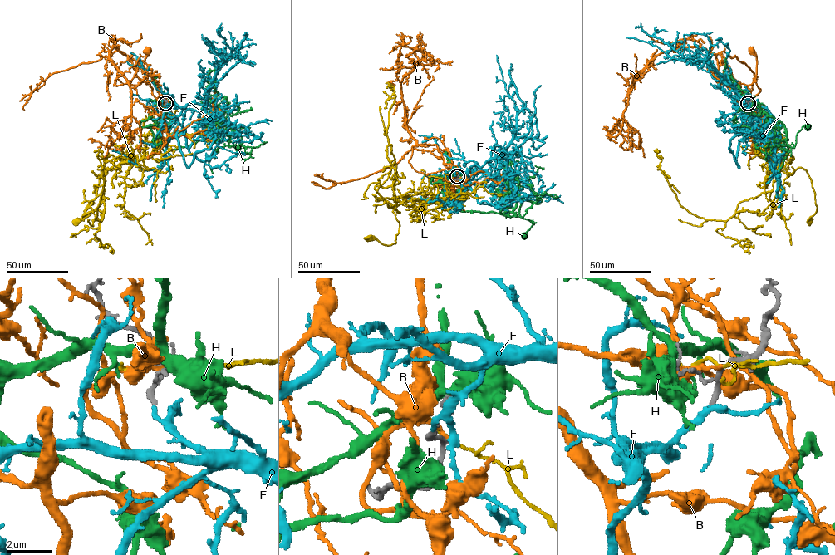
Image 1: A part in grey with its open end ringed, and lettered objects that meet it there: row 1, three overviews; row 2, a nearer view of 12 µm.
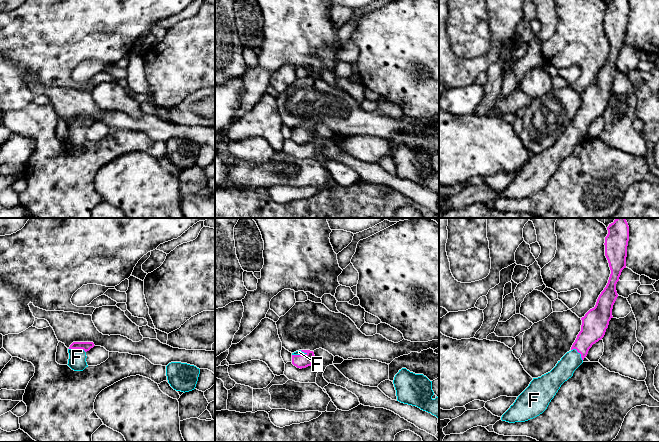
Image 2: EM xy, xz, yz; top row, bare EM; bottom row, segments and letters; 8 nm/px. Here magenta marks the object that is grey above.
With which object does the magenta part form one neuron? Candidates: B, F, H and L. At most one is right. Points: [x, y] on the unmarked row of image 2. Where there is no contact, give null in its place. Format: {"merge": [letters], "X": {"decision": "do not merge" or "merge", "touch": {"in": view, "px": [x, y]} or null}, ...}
{"merge": ["F"], "B": {"decision": "do not merge", "touch": null}, "F": {"decision": "merge", "touch": {"in": "xy", "px": [77, 124]}}, "H": {"decision": "do not merge", "touch": null}, "L": {"decision": "do not merge", "touch": null}}

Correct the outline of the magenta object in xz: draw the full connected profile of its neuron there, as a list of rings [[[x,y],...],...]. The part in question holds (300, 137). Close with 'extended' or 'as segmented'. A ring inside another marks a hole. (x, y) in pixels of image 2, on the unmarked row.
[[[299,126],[292,129],[292,140],[300,145],[306,144],[308,142],[312,142],[315,134],[313,127]]]; extended

